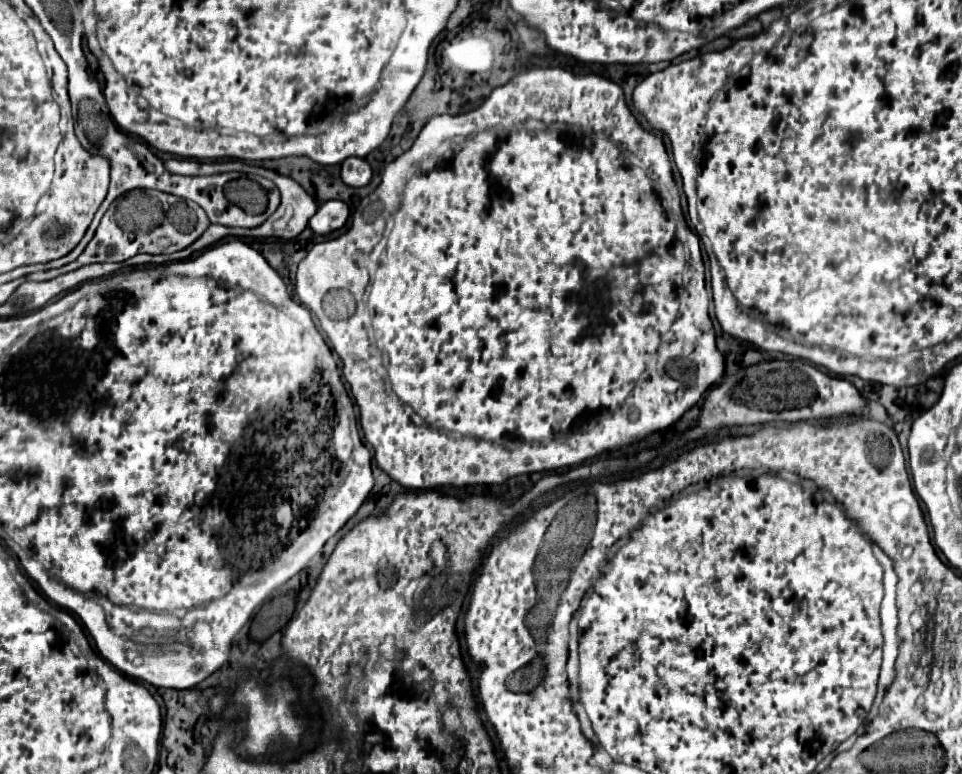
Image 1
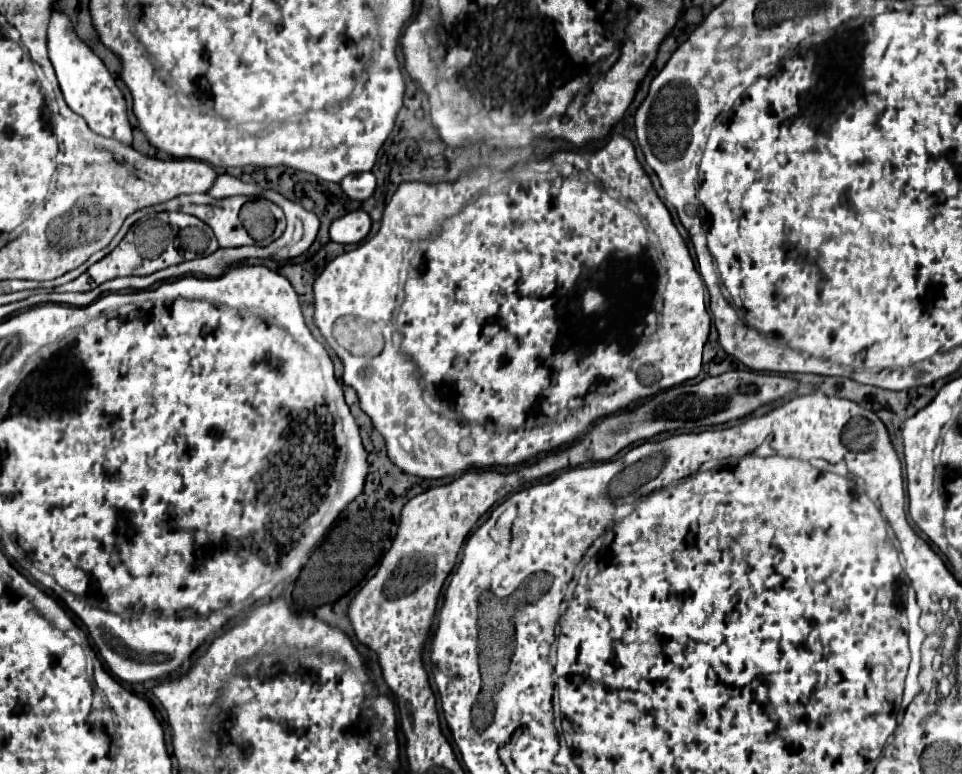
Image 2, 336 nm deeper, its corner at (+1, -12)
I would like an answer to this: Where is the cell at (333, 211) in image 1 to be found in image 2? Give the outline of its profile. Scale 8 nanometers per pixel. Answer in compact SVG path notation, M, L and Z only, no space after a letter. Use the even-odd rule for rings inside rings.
M364 210L348 212L342 218L336 218L330 226L330 240L338 244L358 244L370 232L370 216Z

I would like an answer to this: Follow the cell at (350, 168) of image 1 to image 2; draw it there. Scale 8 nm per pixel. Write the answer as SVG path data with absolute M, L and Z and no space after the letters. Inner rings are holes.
M364 172L364 174L350 174L348 178L344 178L340 182L342 190L346 192L348 198L352 200L368 200L376 188L376 178L372 172Z

